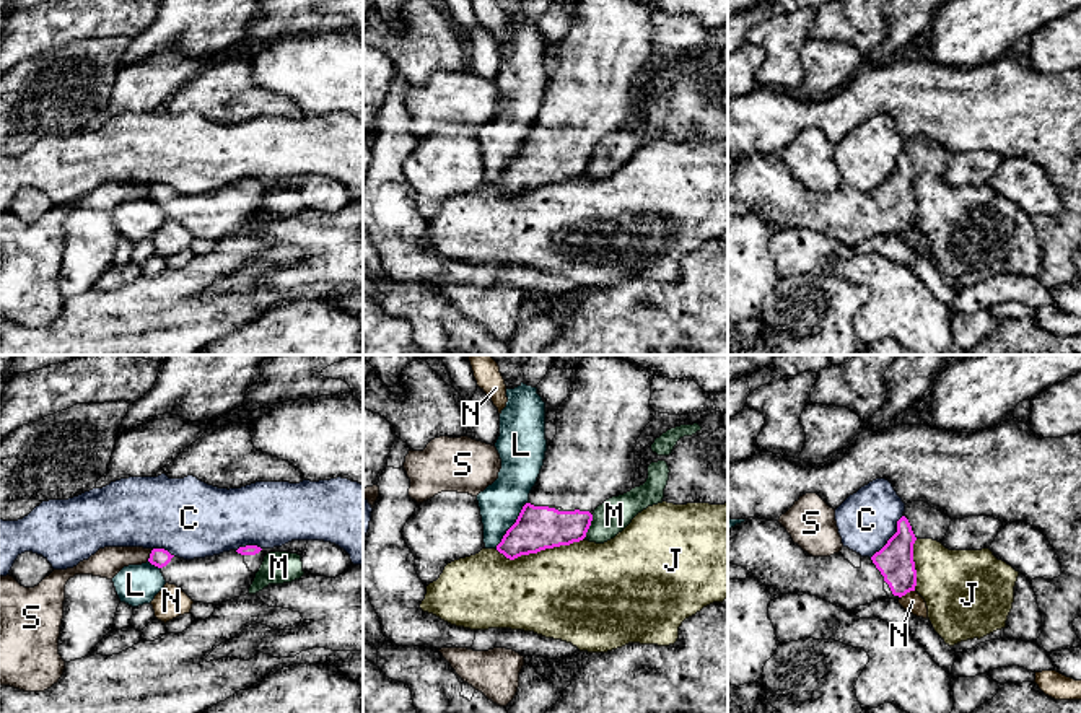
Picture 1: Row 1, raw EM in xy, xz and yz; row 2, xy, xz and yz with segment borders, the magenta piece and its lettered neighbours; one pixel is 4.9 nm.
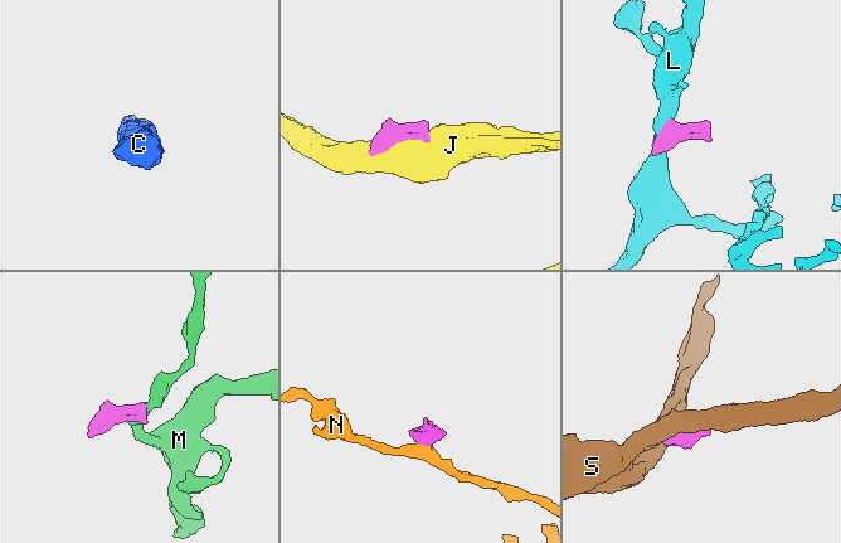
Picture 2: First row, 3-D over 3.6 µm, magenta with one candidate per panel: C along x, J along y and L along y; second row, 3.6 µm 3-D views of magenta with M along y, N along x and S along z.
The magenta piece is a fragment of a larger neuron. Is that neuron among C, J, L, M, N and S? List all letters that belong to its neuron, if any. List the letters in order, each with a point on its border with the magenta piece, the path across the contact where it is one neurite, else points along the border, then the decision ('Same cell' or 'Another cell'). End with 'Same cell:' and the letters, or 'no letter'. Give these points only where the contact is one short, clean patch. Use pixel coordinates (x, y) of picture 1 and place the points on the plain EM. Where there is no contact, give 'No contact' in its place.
C: Touches magenta at yz (891, 173). Another cell
J: Touches magenta at xz (539, 186). Another cell
L: Touches magenta at xz (513, 160). Boundary: xz (528, 137), (495, 183). Another cell
M: Touches magenta at xz (590, 160). Boundary: xz (593, 150), (583, 173). Another cell
N: Touches magenta at yz (907, 227). Boundary: yz (914, 225), (901, 233). Another cell
S: Touches magenta at xy (150, 191). Boundary: xy (153, 184), (147, 196). Another cell
Same cell: no letter

